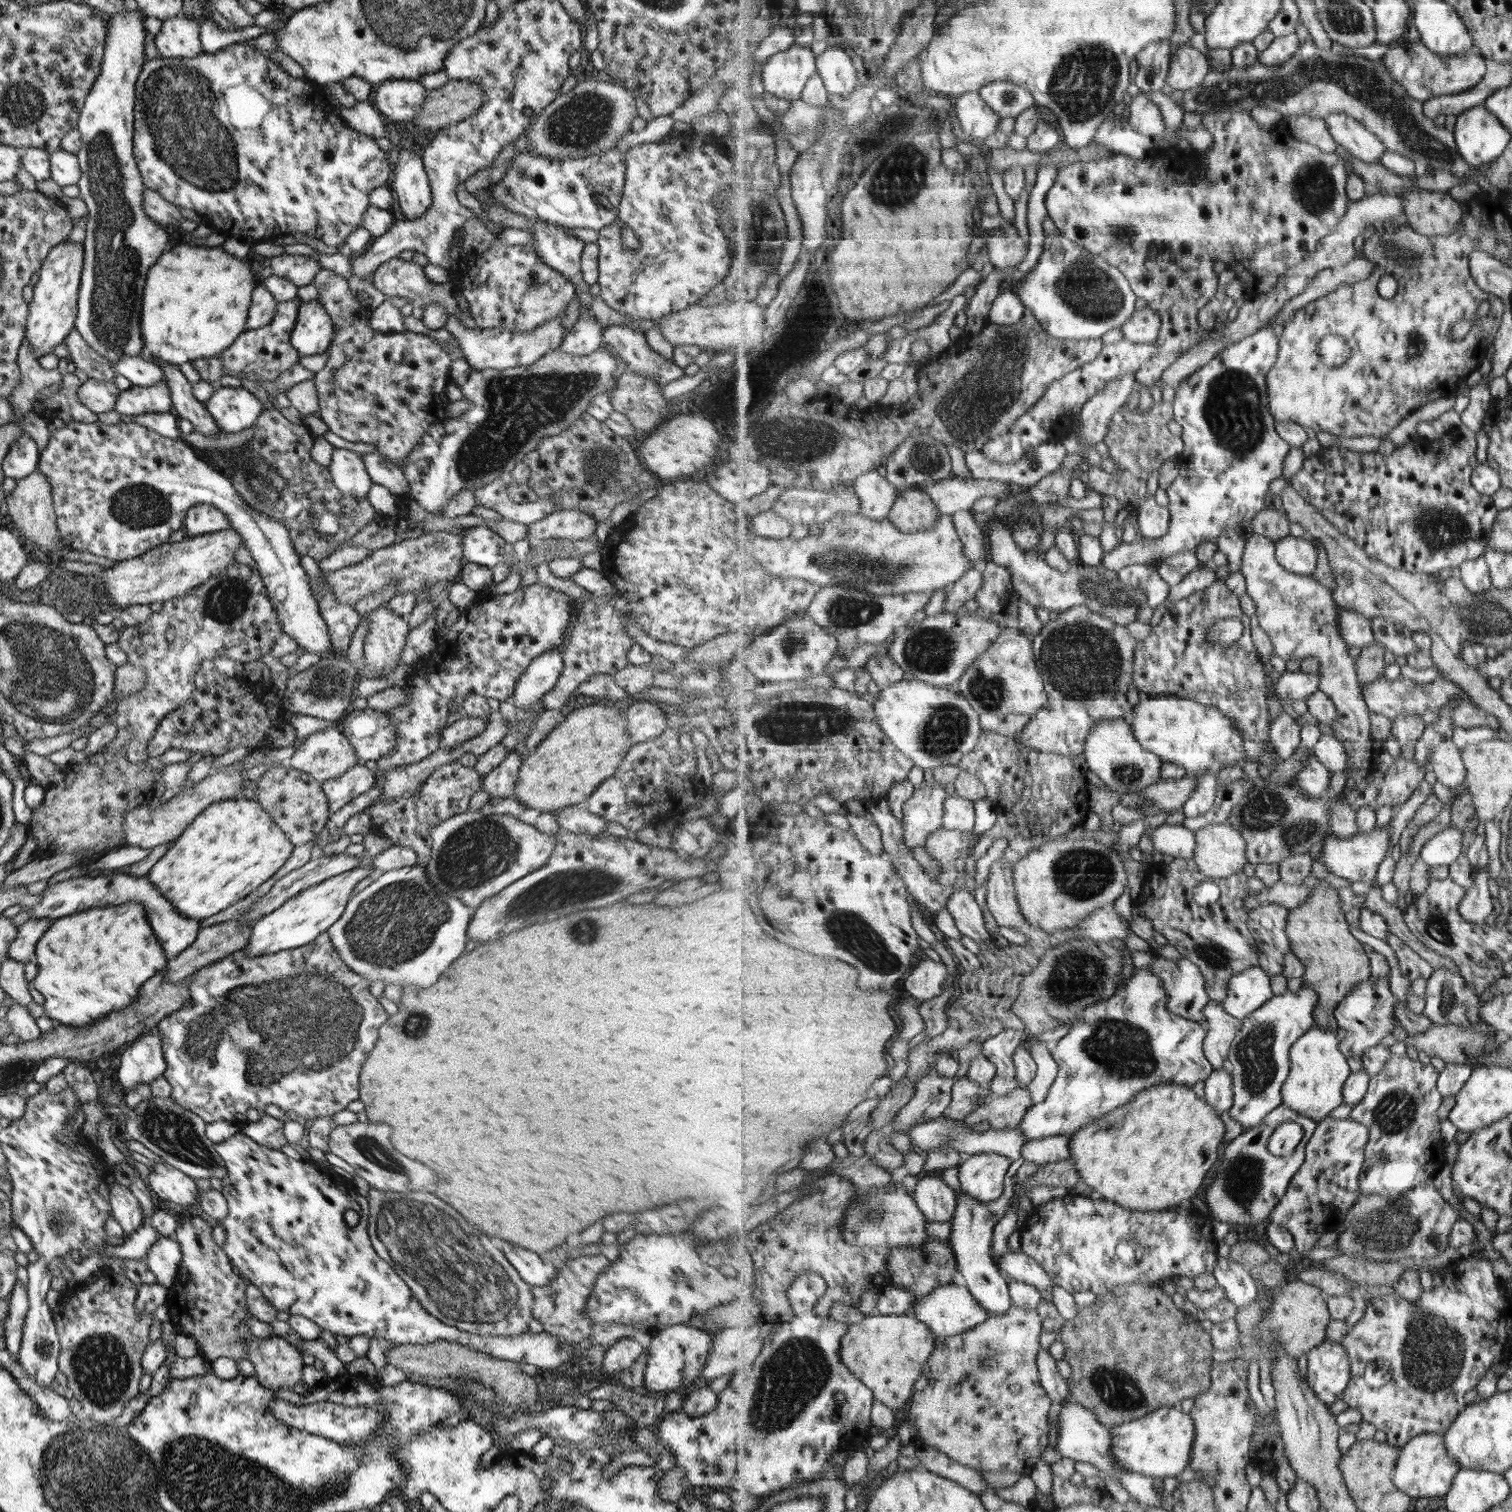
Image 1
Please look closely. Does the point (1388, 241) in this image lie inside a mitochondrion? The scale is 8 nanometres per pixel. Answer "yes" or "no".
no

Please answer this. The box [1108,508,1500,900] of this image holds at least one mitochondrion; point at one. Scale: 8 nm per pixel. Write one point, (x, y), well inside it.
(1274, 814)

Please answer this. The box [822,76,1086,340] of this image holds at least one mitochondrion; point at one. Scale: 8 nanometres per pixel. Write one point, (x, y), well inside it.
(891, 183)

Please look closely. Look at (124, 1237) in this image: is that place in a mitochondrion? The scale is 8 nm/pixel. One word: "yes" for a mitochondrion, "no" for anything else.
no

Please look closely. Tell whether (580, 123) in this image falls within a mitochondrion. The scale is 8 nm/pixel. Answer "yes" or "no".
yes

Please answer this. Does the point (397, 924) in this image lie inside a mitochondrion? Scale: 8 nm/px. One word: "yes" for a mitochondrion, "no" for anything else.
yes

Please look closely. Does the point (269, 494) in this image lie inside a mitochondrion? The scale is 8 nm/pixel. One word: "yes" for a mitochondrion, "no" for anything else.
yes

